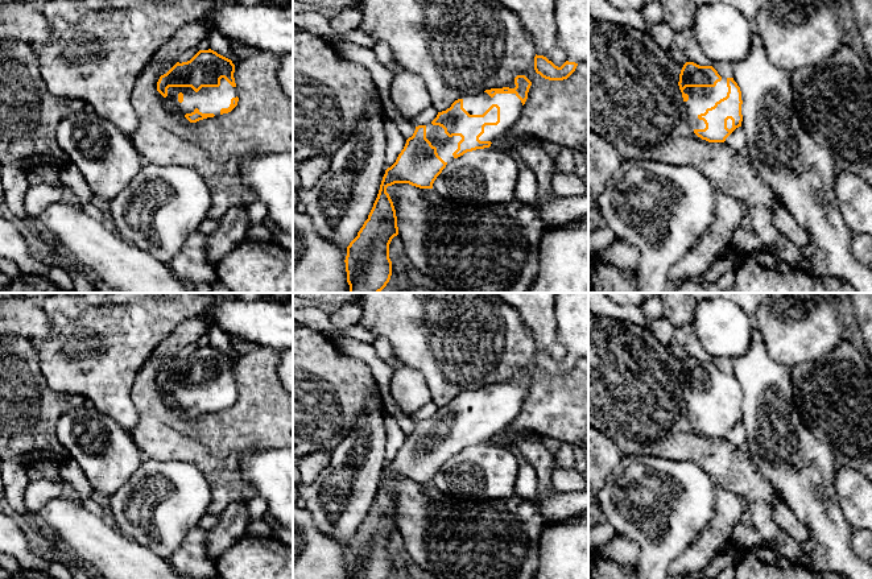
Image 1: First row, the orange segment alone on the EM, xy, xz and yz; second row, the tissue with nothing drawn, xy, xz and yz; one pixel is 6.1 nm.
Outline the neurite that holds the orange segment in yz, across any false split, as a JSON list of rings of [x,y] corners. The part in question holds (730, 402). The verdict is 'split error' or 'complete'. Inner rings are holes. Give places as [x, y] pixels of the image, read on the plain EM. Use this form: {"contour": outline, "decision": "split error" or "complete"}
{"contour": [[[686,357],[678,377],[687,418],[708,438],[724,438],[741,422],[741,386],[733,373],[723,373],[712,361]]], "decision": "split error"}

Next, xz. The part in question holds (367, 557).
{"contour": [[[517,371],[509,382],[491,384],[455,396],[437,413],[416,422],[396,458],[385,466],[373,503],[347,542],[348,579],[388,579],[392,571],[389,539],[398,530],[397,512],[387,483],[409,479],[433,484],[449,458],[467,447],[489,443],[511,426],[528,394],[532,377]]], "decision": "split error"}

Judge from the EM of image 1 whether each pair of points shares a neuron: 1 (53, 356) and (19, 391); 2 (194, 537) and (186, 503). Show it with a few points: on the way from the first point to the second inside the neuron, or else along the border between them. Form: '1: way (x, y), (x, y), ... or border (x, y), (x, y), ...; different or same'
1: border (41, 376), (52, 389), (67, 393); different
2: border (197, 525), (173, 553); different

